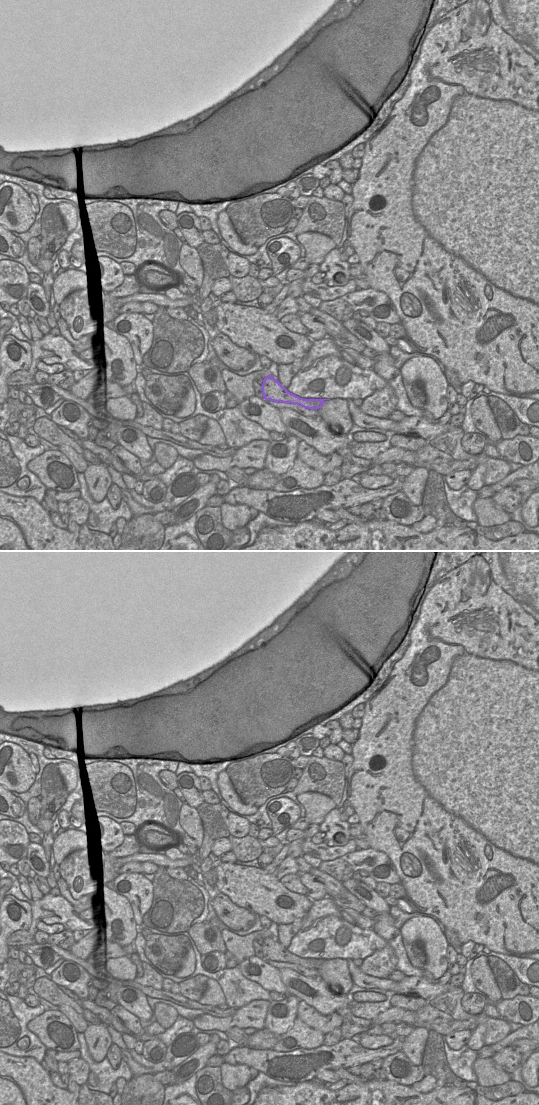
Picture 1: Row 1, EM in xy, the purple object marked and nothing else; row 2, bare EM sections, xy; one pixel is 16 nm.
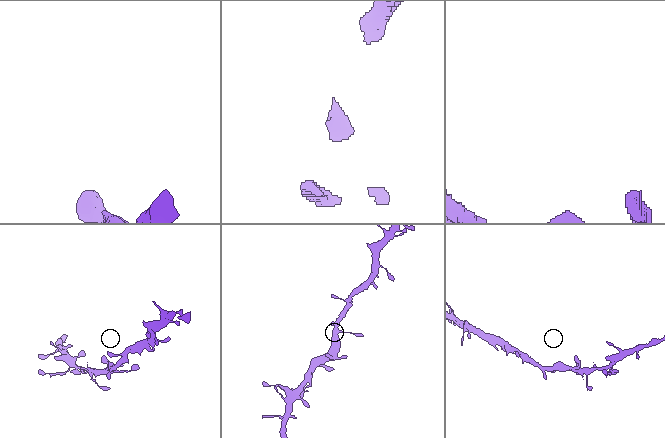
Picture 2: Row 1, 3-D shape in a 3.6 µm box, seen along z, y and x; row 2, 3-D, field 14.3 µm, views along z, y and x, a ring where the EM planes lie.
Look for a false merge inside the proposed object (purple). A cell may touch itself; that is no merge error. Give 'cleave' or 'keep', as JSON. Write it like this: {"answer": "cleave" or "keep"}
{"answer": "keep"}

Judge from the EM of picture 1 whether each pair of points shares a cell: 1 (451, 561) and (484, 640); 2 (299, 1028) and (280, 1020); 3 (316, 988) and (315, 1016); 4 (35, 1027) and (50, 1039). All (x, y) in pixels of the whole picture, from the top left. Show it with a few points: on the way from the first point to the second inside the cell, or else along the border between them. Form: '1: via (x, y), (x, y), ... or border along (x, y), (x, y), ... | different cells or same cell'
1: border along (466, 561), (436, 578) | different cells
2: border along (296, 1017), (293, 1025), (280, 1035) | different cells
3: border along (300, 999), (324, 1015), (335, 1012) | different cells
4: via (39, 1028), (46, 1035) | same cell

